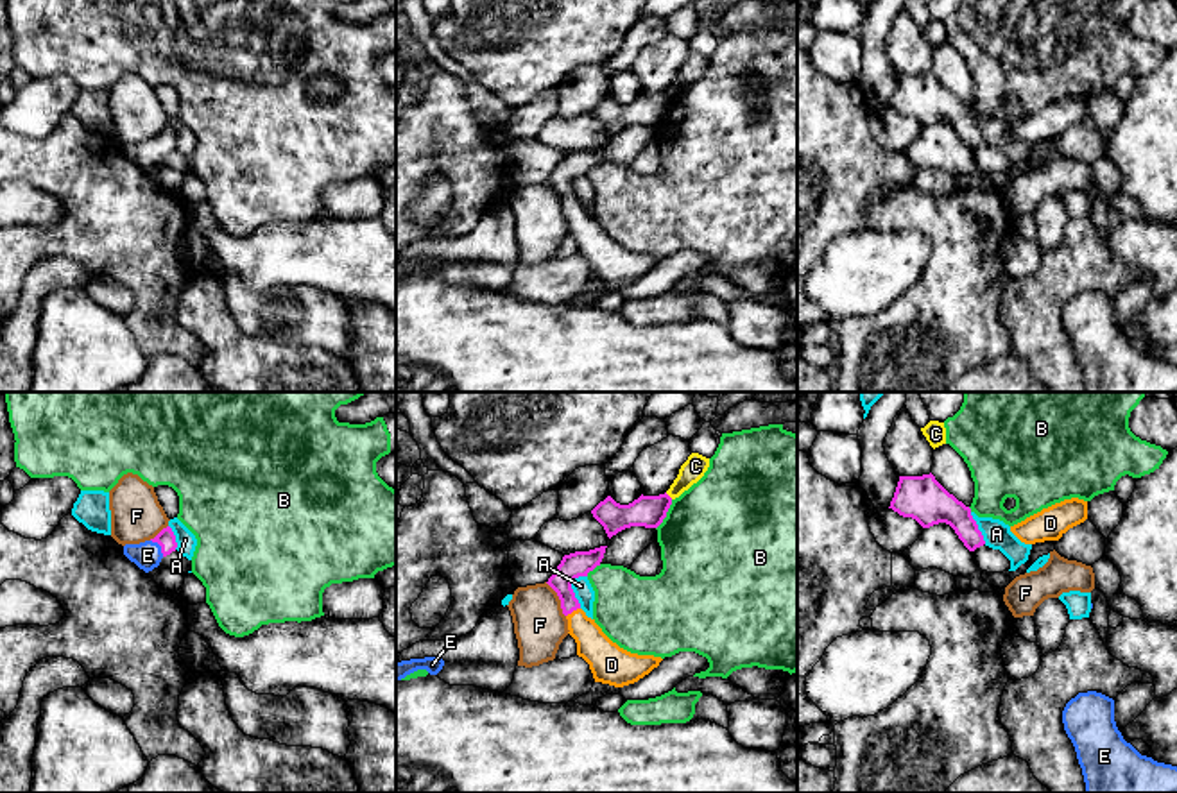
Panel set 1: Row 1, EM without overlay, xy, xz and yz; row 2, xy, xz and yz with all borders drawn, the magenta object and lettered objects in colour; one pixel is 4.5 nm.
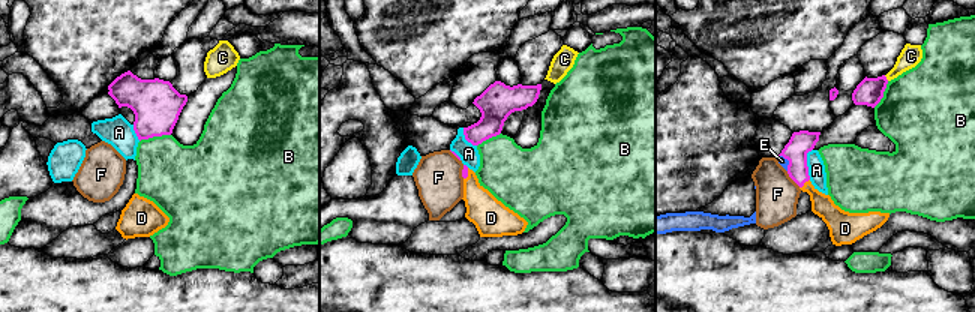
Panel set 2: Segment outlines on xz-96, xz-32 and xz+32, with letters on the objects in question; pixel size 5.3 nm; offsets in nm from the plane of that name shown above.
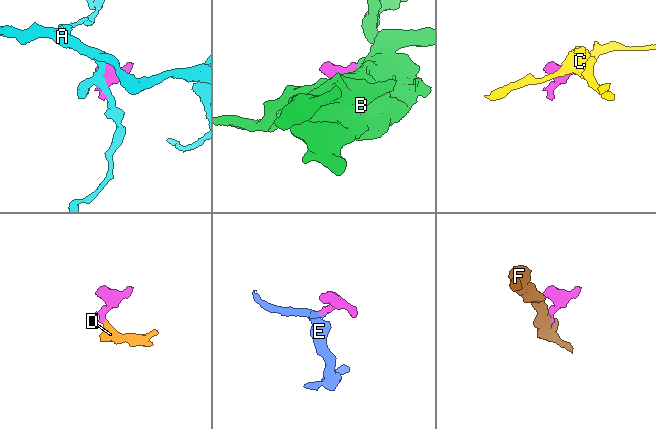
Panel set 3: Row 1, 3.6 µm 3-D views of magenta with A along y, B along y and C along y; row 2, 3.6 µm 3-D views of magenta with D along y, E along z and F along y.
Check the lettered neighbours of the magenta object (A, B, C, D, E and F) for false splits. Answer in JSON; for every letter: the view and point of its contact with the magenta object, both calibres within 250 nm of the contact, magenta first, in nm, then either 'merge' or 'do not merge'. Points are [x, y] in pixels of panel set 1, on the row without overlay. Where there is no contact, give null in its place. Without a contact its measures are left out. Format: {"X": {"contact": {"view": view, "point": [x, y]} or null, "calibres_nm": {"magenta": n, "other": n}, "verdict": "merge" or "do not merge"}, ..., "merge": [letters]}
{"A": {"contact": {"view": "xz", "point": [570, 187]}, "calibres_nm": {"magenta": 120, "other": 90}, "verdict": "do not merge"}, "B": {"contact": {"view": "xz", "point": [665, 113]}, "calibres_nm": {"magenta": 140, "other": 480}, "verdict": "do not merge"}, "C": {"contact": {"view": "xz", "point": [667, 93]}, "calibres_nm": {"magenta": 140, "other": 100}, "verdict": "do not merge"}, "D": {"contact": {"view": "xz", "point": [572, 210]}, "calibres_nm": {"magenta": 120, "other": 150}, "verdict": "merge"}, "E": {"contact": {"view": "xy", "point": [160, 144]}, "calibres_nm": {"magenta": 80, "other": 130}, "verdict": "merge"}, "F": {"contact": {"view": "xz", "point": [559, 197]}, "calibres_nm": {"magenta": 120, "other": 240}, "verdict": "do not merge"}, "merge": ["D", "E"]}

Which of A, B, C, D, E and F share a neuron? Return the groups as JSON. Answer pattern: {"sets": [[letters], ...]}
{"sets": [["A"], ["B"], ["C"], ["D", "E"], ["F"]]}

